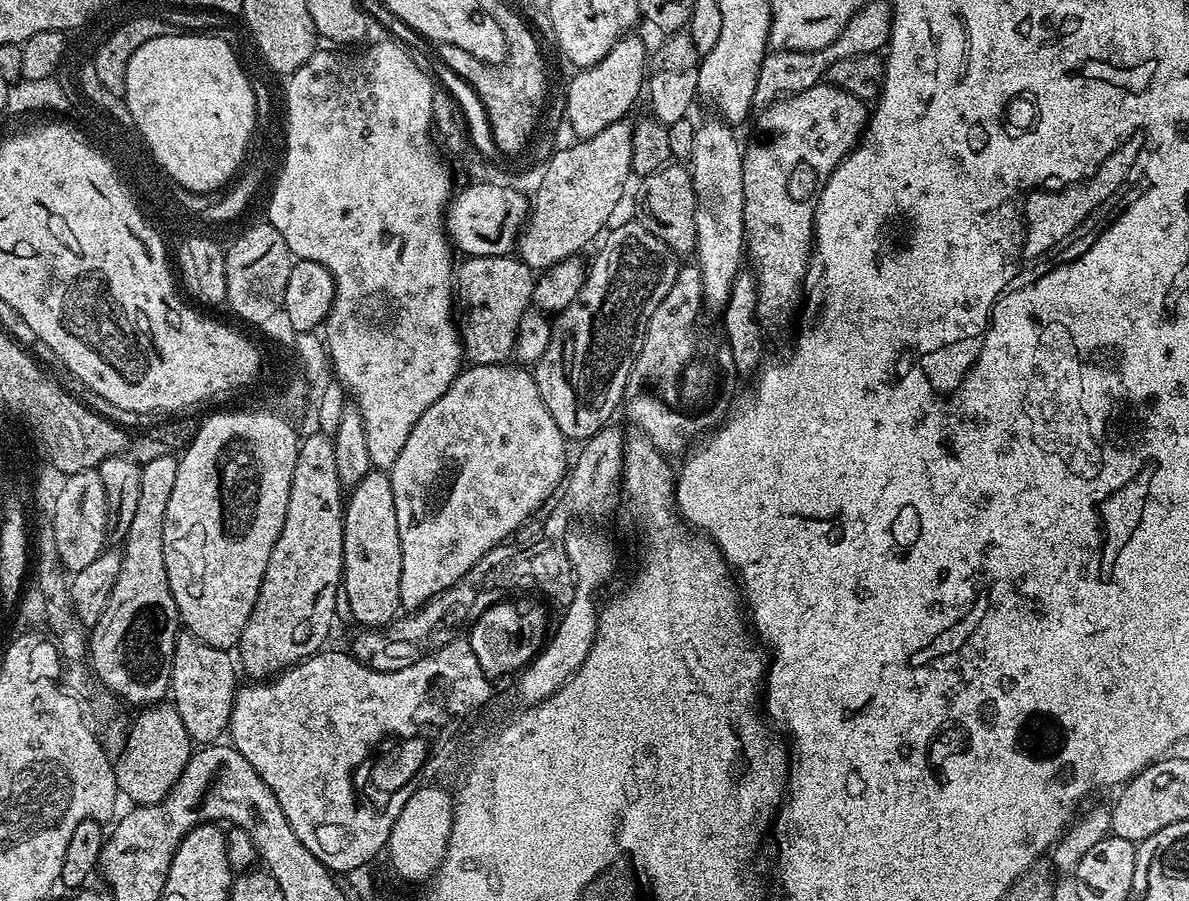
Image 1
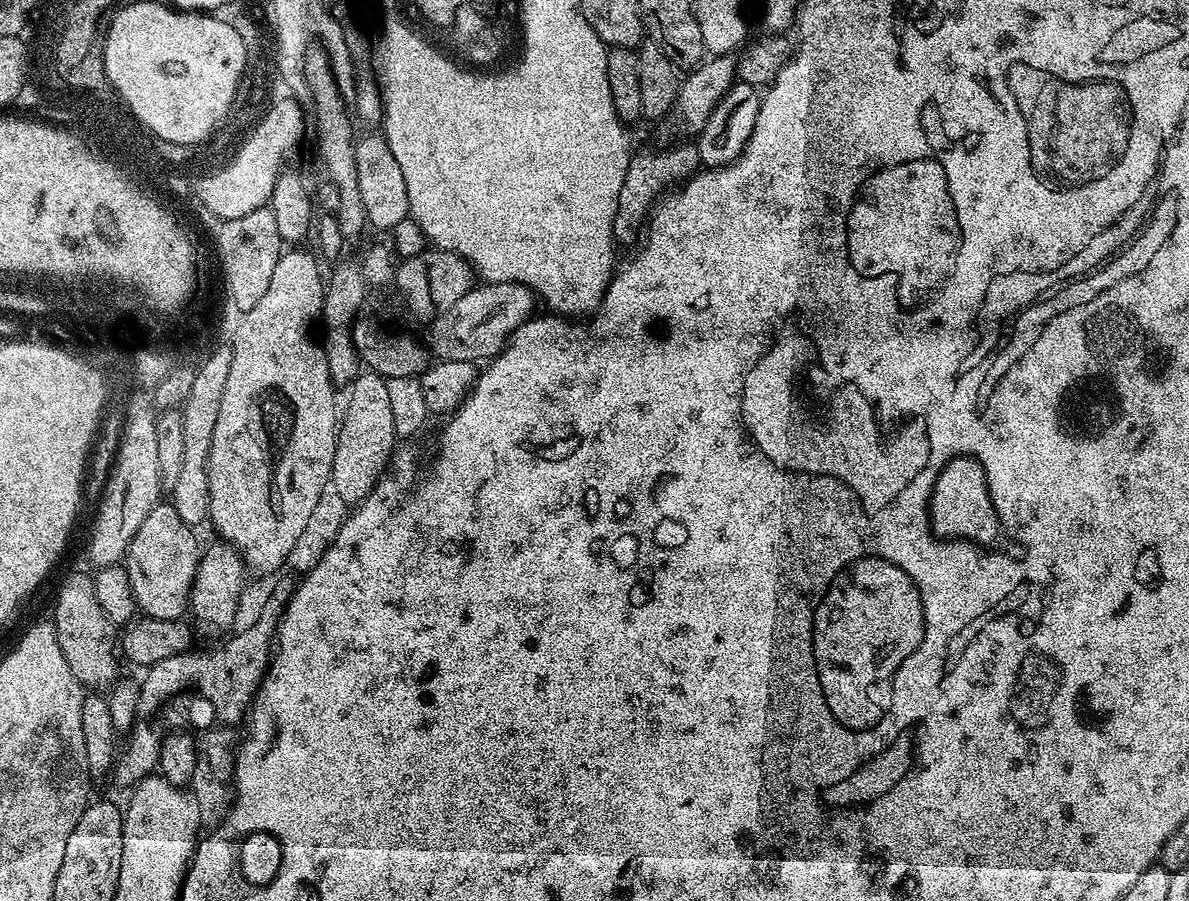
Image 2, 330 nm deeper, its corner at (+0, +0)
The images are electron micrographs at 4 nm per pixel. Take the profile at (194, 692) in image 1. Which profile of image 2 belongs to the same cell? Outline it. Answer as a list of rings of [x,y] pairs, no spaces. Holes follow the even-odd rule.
[[[161,502],[146,514],[146,522],[138,526],[138,534],[128,547],[126,567],[134,590],[136,607],[152,620],[178,620],[190,608],[192,584],[200,565],[202,544],[196,541],[193,525],[178,518],[178,510],[170,502]]]

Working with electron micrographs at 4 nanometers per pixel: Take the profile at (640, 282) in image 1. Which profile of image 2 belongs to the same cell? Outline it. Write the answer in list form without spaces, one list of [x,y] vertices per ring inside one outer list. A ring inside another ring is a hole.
[[[676,142],[676,143],[684,143],[684,144],[676,144],[673,146],[673,148],[656,148],[653,150],[653,152],[637,151],[635,153],[635,155],[633,155],[632,160],[628,163],[628,169],[626,170],[626,178],[622,182],[622,190],[618,194],[618,210],[616,211],[616,217],[614,218],[614,224],[612,226],[612,234],[613,234],[613,237],[615,237],[615,239],[617,241],[634,239],[636,236],[636,231],[638,231],[639,228],[641,231],[641,229],[643,229],[645,227],[646,221],[647,221],[656,201],[660,199],[660,197],[661,197],[662,193],[665,191],[665,189],[667,189],[669,186],[683,185],[684,181],[689,180],[692,176],[695,176],[698,169],[701,167],[700,155],[698,154],[698,150],[696,149],[695,143],[692,143],[692,142]]]

